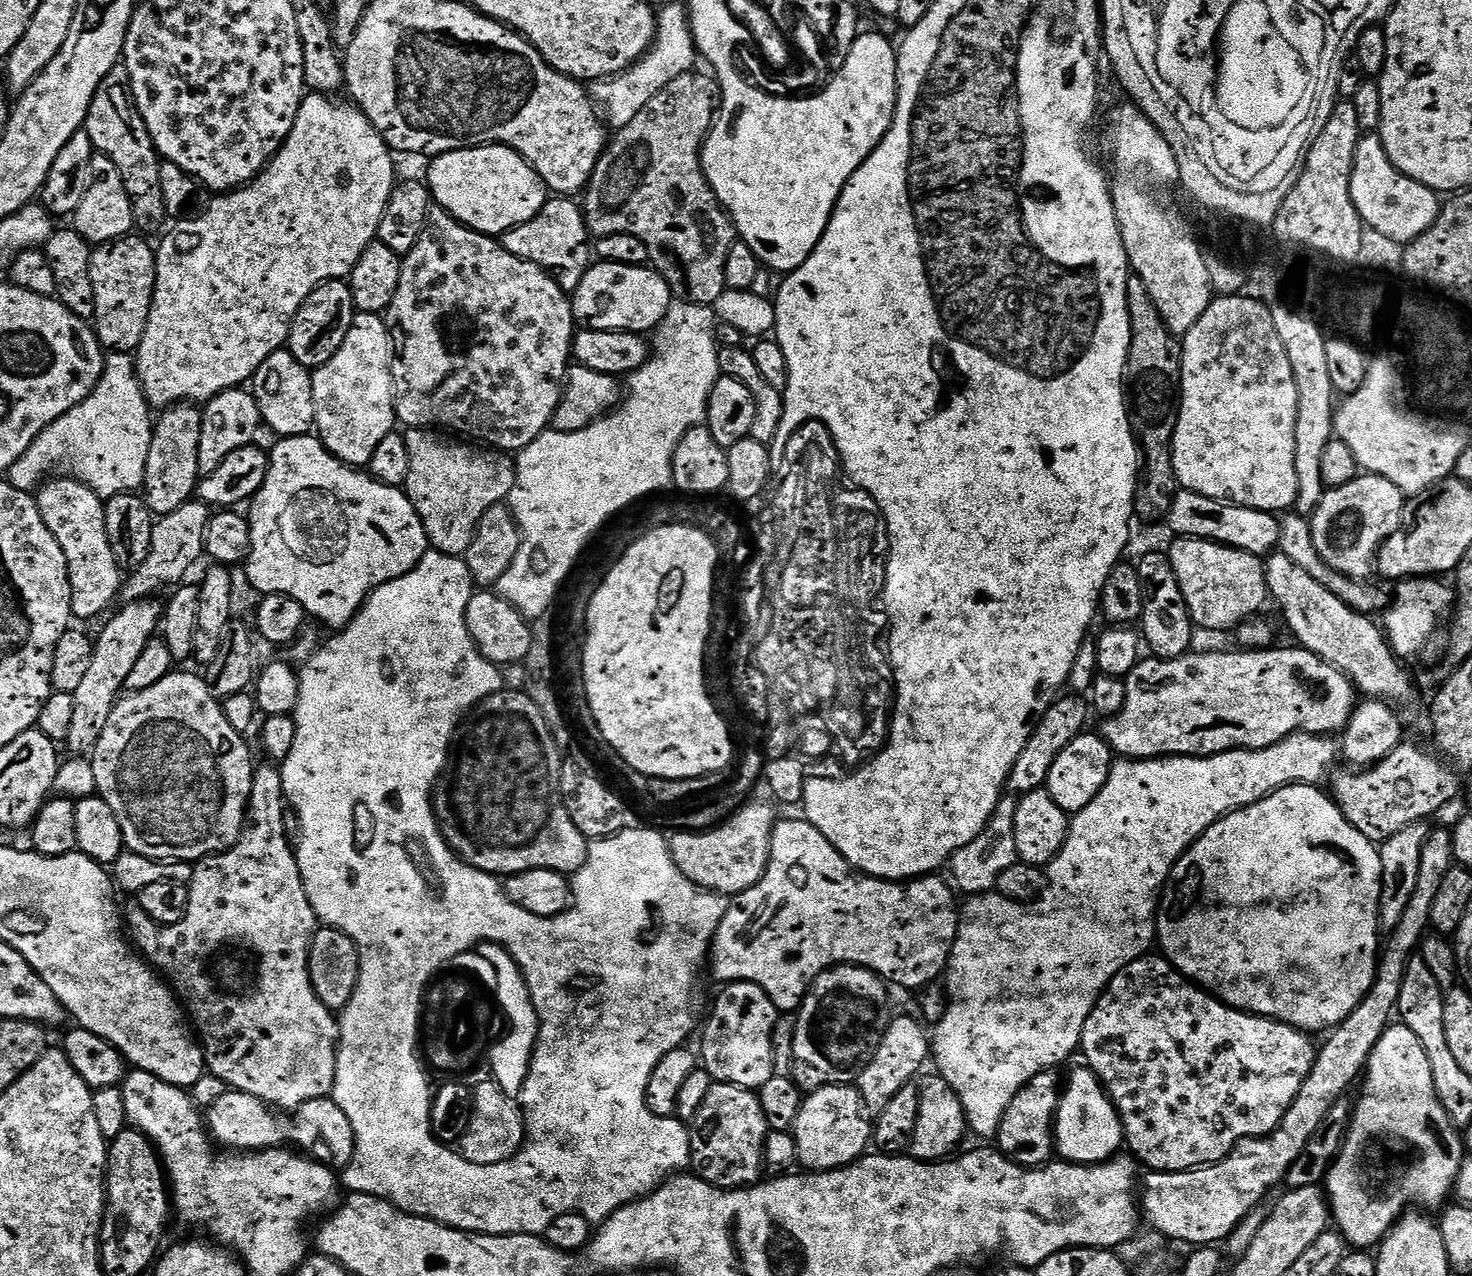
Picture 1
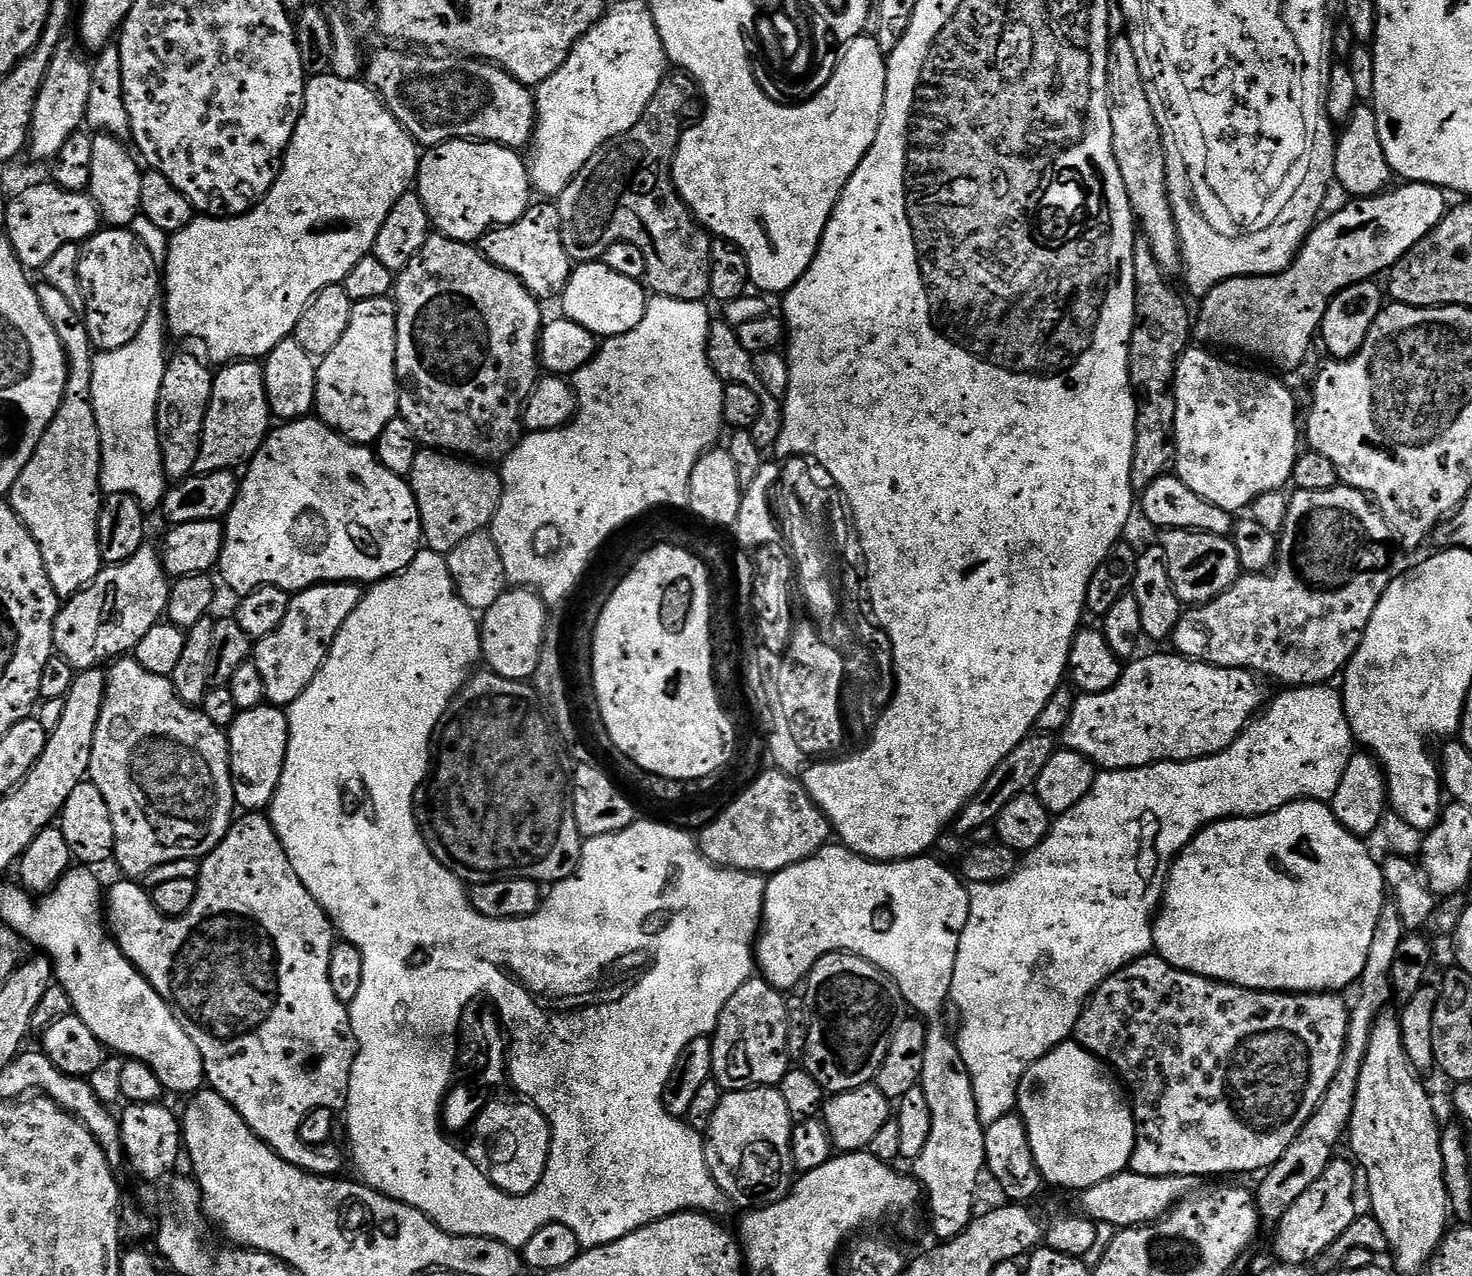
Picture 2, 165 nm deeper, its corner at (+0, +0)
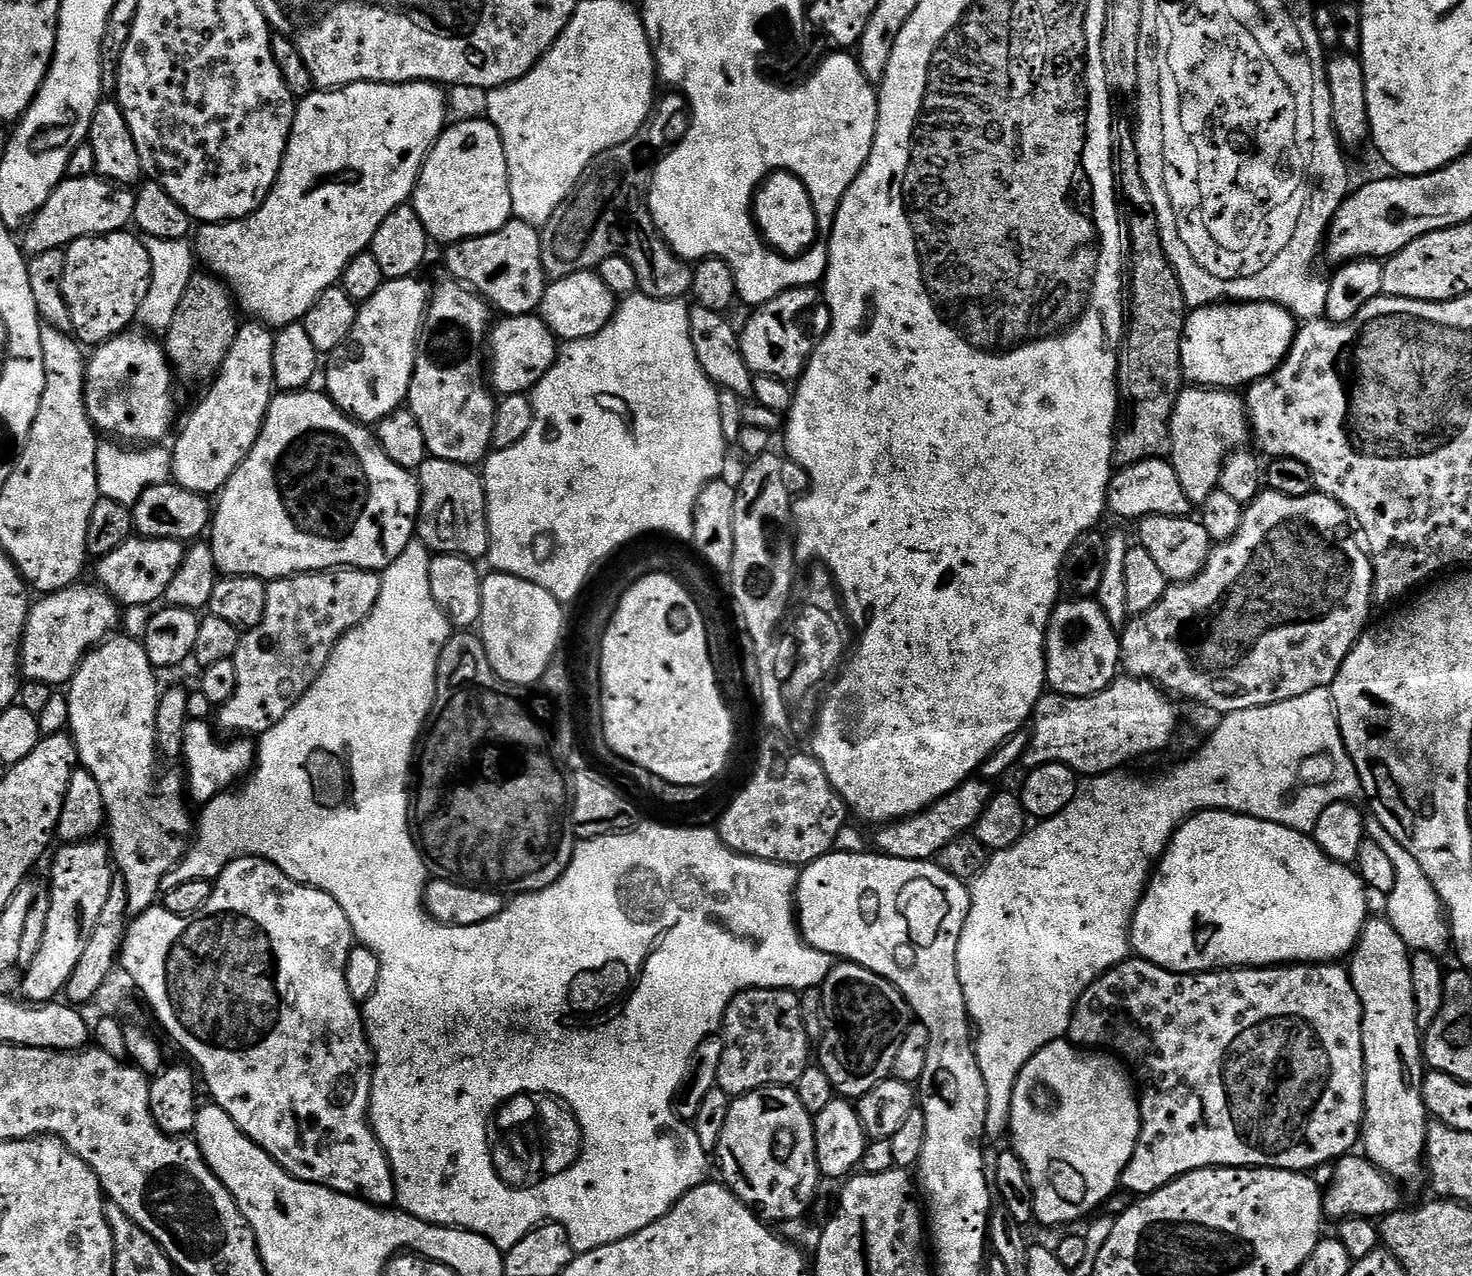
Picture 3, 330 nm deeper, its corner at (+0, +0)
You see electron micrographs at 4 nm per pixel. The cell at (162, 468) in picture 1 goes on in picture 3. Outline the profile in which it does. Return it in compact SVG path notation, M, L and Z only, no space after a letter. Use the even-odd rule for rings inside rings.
M193 275L186 294L182 294L182 303L174 314L174 322L170 322L162 340L173 373L192 384L199 380L208 382L215 377L226 354L230 354L230 346L234 346L236 331L242 323L238 305L227 283L218 276L200 275Z

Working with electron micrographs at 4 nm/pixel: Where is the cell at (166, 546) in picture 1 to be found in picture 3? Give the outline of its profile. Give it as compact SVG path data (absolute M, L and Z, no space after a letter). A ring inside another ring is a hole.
M84 583L47 593L29 607L20 647L21 675L27 681L40 681L54 688L71 683L85 654L116 630L121 612L116 600L97 585Z

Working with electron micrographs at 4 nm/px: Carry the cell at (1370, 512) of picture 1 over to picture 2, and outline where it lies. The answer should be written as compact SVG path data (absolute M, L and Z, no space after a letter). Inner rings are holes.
M1337 486L1330 490L1321 492L1302 492L1299 490L1291 493L1288 502L1288 513L1286 522L1278 533L1278 563L1271 570L1266 572L1253 572L1241 575L1239 580L1229 586L1218 598L1203 606L1192 606L1181 615L1178 626L1171 634L1170 644L1173 644L1179 655L1188 657L1189 660L1201 660L1204 664L1213 664L1219 668L1245 668L1248 672L1257 677L1269 676L1272 680L1284 684L1288 688L1311 688L1314 684L1327 685L1332 679L1339 677L1344 669L1348 667L1348 661L1358 650L1360 638L1363 636L1370 618L1374 614L1374 606L1382 598L1390 579L1390 572L1387 572L1388 563L1392 556L1388 553L1388 544L1392 540L1392 532L1386 526L1380 509L1369 497L1357 488Z

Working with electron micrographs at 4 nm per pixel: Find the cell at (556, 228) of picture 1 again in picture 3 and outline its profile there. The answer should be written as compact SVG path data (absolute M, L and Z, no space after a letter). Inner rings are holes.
M513 218L502 230L447 245L443 249L445 273L483 296L497 313L531 316L539 309L550 283L542 266L541 235L537 225Z

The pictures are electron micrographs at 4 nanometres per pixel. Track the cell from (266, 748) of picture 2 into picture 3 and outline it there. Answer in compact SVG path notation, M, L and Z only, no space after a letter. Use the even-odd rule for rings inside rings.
M189 719L186 726L186 734L182 738L182 764L188 767L188 776L186 775L186 788L190 793L191 799L197 800L200 806L209 804L215 796L219 796L222 792L227 792L233 786L239 785L251 773L256 762L257 745L248 738L221 738L214 731L213 725L208 720L191 720Z

